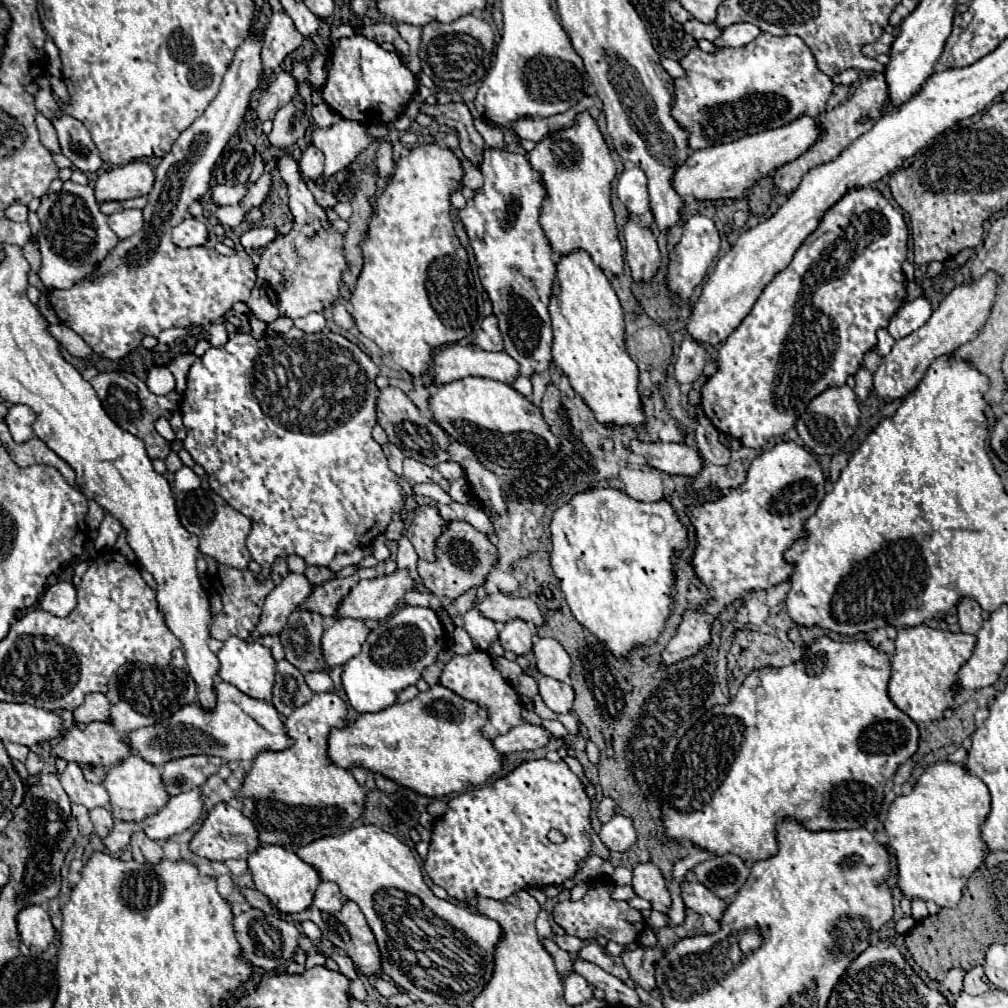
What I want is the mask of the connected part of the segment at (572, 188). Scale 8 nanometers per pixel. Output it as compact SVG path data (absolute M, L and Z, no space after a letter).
M579 113L575 127L561 129L539 141L529 153L529 161L533 169L543 175L543 183L547 187L541 227L551 249L559 255L583 249L591 255L599 269L611 275L621 275L623 247L619 243L615 213L611 209L611 181L617 171L595 119L589 113Z

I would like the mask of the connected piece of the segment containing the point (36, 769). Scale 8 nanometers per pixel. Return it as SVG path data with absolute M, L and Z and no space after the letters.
M29 751L29 753L27 753L27 759L25 759L25 767L27 767L29 775L39 775L41 769L43 769L43 761L39 759L37 753Z

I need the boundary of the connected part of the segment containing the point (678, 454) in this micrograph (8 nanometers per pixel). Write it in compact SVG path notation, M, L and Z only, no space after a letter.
M631 441L629 449L637 455L645 455L647 461L669 475L685 475L695 477L705 461L699 457L697 449L691 449L685 443L643 443L643 441Z

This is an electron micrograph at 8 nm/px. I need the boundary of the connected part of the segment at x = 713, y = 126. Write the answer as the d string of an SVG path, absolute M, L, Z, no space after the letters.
M761 33L749 45L719 49L717 53L693 49L681 65L687 77L675 79L675 103L671 113L689 129L689 147L693 151L781 127L803 113L823 113L835 87L831 77L819 71L815 55L797 35L775 37Z

